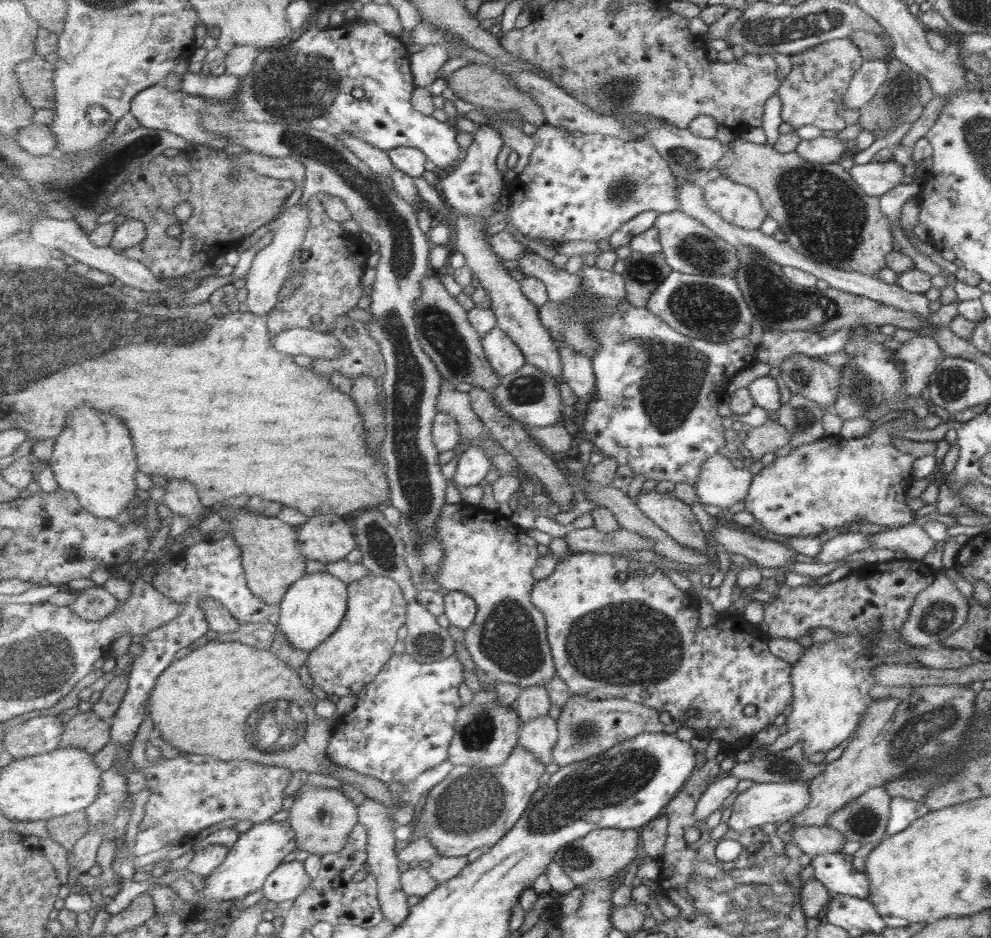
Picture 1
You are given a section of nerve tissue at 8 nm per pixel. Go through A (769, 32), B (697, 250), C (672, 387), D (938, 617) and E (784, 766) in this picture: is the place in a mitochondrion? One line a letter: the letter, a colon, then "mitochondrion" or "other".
A: mitochondrion
B: mitochondrion
C: mitochondrion
D: mitochondrion
E: mitochondrion

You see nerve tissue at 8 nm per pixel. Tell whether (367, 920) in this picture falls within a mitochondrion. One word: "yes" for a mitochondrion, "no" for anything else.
no

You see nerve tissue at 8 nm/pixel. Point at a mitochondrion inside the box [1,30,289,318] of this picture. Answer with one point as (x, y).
(86, 190)

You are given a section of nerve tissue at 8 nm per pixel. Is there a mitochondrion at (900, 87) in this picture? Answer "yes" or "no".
yes

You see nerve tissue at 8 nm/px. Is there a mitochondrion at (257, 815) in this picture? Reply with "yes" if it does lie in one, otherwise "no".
no

